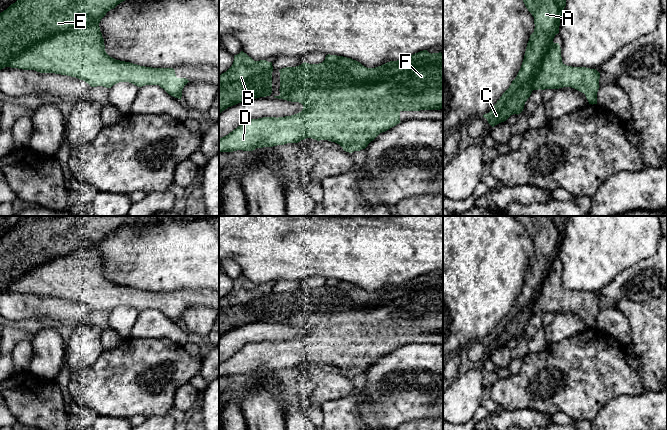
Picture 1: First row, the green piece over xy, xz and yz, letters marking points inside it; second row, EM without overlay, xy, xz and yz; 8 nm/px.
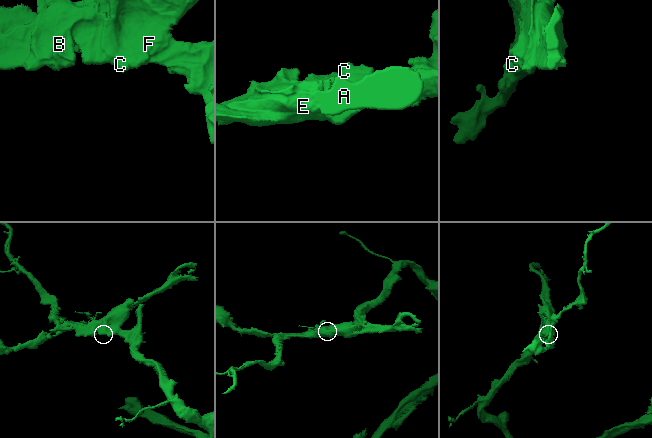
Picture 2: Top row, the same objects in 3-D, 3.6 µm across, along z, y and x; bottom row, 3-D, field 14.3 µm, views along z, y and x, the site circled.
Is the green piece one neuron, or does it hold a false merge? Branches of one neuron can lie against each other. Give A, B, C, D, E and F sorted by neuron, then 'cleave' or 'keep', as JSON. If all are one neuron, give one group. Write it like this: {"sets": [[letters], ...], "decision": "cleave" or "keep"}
{"sets": [["A", "B", "E"], ["C", "D", "F"]], "decision": "cleave"}

